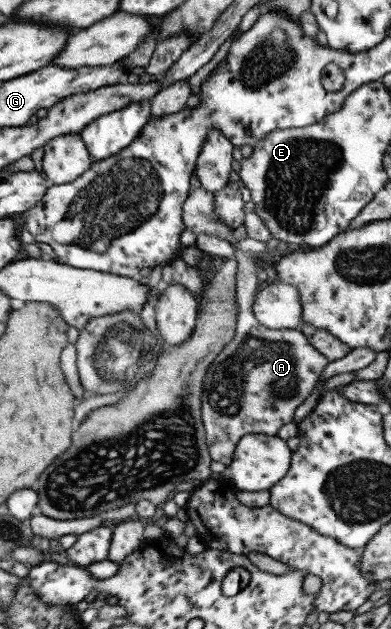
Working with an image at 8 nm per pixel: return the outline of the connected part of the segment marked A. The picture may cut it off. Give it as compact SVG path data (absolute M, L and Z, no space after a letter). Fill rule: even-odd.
M237 249L233 258L237 260L236 272L236 302L239 314L236 320L235 336L217 353L215 360L206 372L202 401L202 421L204 424L206 443L210 457L227 467L231 464L232 456L239 439L246 434L267 434L275 436L278 430L294 420L297 407L313 392L320 380L329 359L309 344L309 339L299 330L285 329L284 331L267 328L254 315L252 304L263 279L251 258L253 253Z

